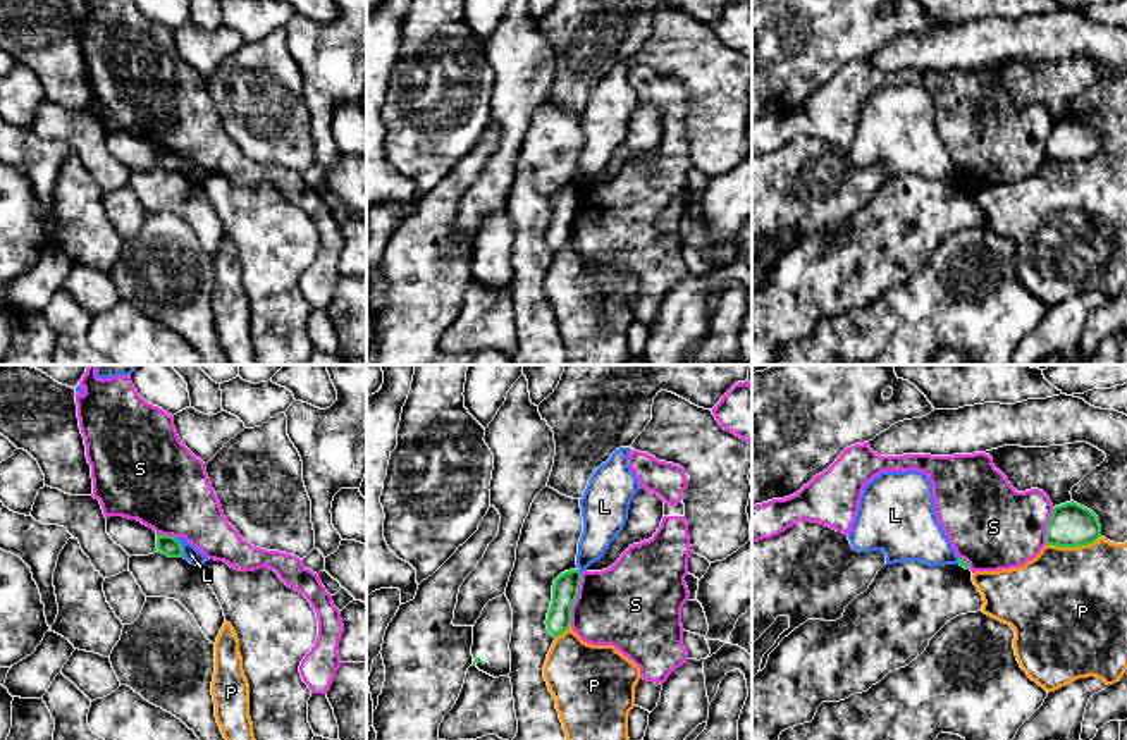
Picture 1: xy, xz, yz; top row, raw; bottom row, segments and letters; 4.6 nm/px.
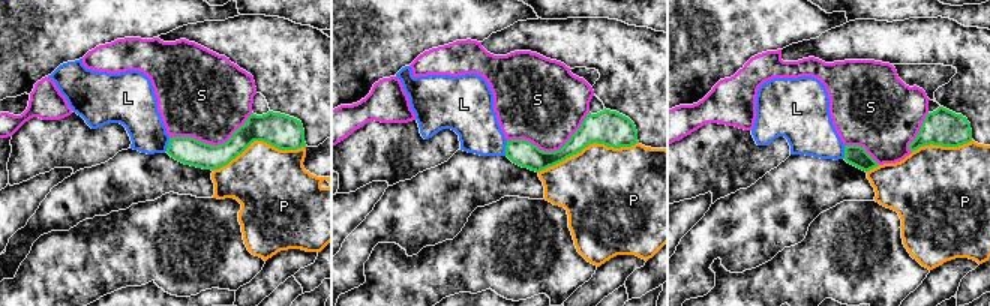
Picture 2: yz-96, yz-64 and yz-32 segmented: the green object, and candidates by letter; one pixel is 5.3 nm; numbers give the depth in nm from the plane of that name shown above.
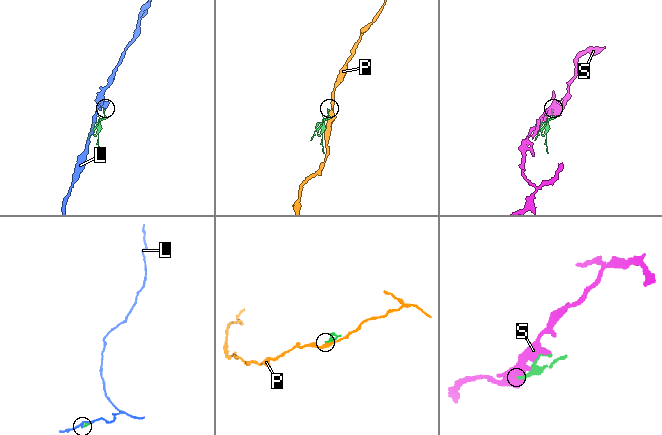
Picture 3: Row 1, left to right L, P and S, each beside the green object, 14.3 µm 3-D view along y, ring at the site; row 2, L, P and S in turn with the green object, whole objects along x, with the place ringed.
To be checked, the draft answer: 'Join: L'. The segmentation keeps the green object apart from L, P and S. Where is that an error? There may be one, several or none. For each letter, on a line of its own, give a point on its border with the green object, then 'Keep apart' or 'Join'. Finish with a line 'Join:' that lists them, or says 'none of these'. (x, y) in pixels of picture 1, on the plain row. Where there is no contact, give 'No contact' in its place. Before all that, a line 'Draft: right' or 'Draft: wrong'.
Draft: wrong
L: Touches green at xy (181, 162). Keep apart
P: Touches green at yz (1072, 160). Keep apart
S: Touches green at xz (575, 214). Keep apart
Join: none of these

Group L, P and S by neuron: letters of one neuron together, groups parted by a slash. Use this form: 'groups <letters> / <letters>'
groups L / P / S

